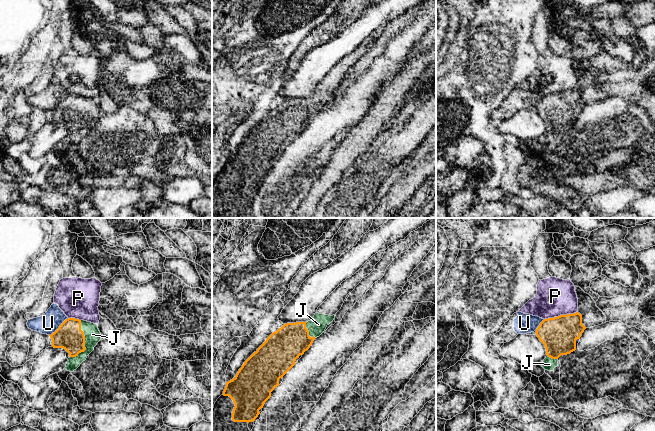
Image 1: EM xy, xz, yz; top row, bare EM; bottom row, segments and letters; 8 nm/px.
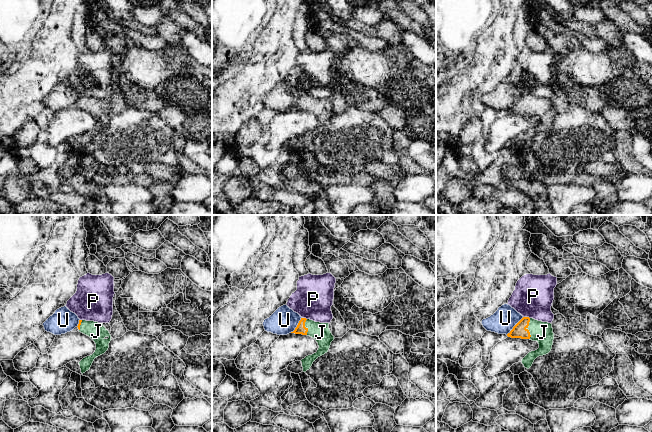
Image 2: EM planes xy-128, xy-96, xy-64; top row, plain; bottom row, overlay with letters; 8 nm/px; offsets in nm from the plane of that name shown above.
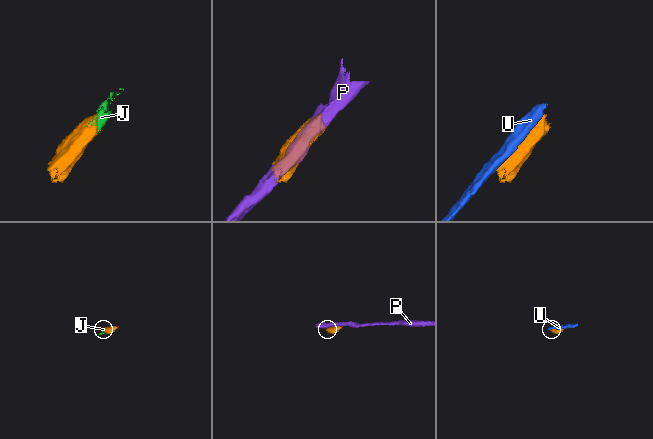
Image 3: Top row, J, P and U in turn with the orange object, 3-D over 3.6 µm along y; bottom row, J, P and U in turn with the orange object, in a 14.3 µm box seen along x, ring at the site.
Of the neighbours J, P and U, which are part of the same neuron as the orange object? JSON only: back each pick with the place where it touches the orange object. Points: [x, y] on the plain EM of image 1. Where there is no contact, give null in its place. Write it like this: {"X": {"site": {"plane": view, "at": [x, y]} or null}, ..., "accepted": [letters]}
{"J": {"site": {"plane": "xy", "at": [84, 118]}}, "accepted": ["J"]}

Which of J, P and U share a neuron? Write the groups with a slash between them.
J / P / U

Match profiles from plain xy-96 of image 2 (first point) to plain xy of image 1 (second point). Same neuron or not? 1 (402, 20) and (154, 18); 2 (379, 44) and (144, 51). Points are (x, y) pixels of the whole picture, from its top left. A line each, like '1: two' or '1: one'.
1: one
2: one

